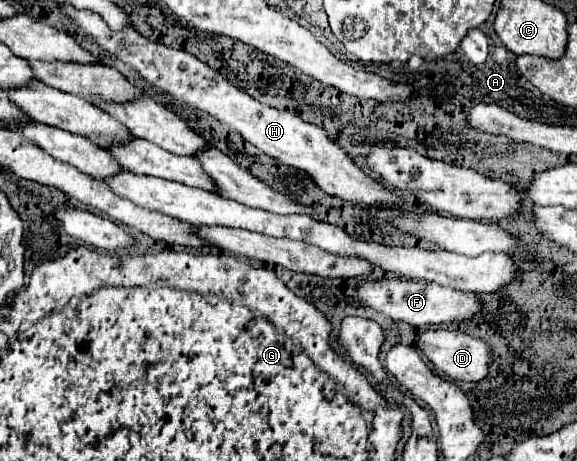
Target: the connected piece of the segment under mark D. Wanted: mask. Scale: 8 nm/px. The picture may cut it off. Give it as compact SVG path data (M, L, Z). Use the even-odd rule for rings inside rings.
M427 329L421 333L421 349L433 367L451 381L481 381L489 373L491 347L467 333L447 329Z

